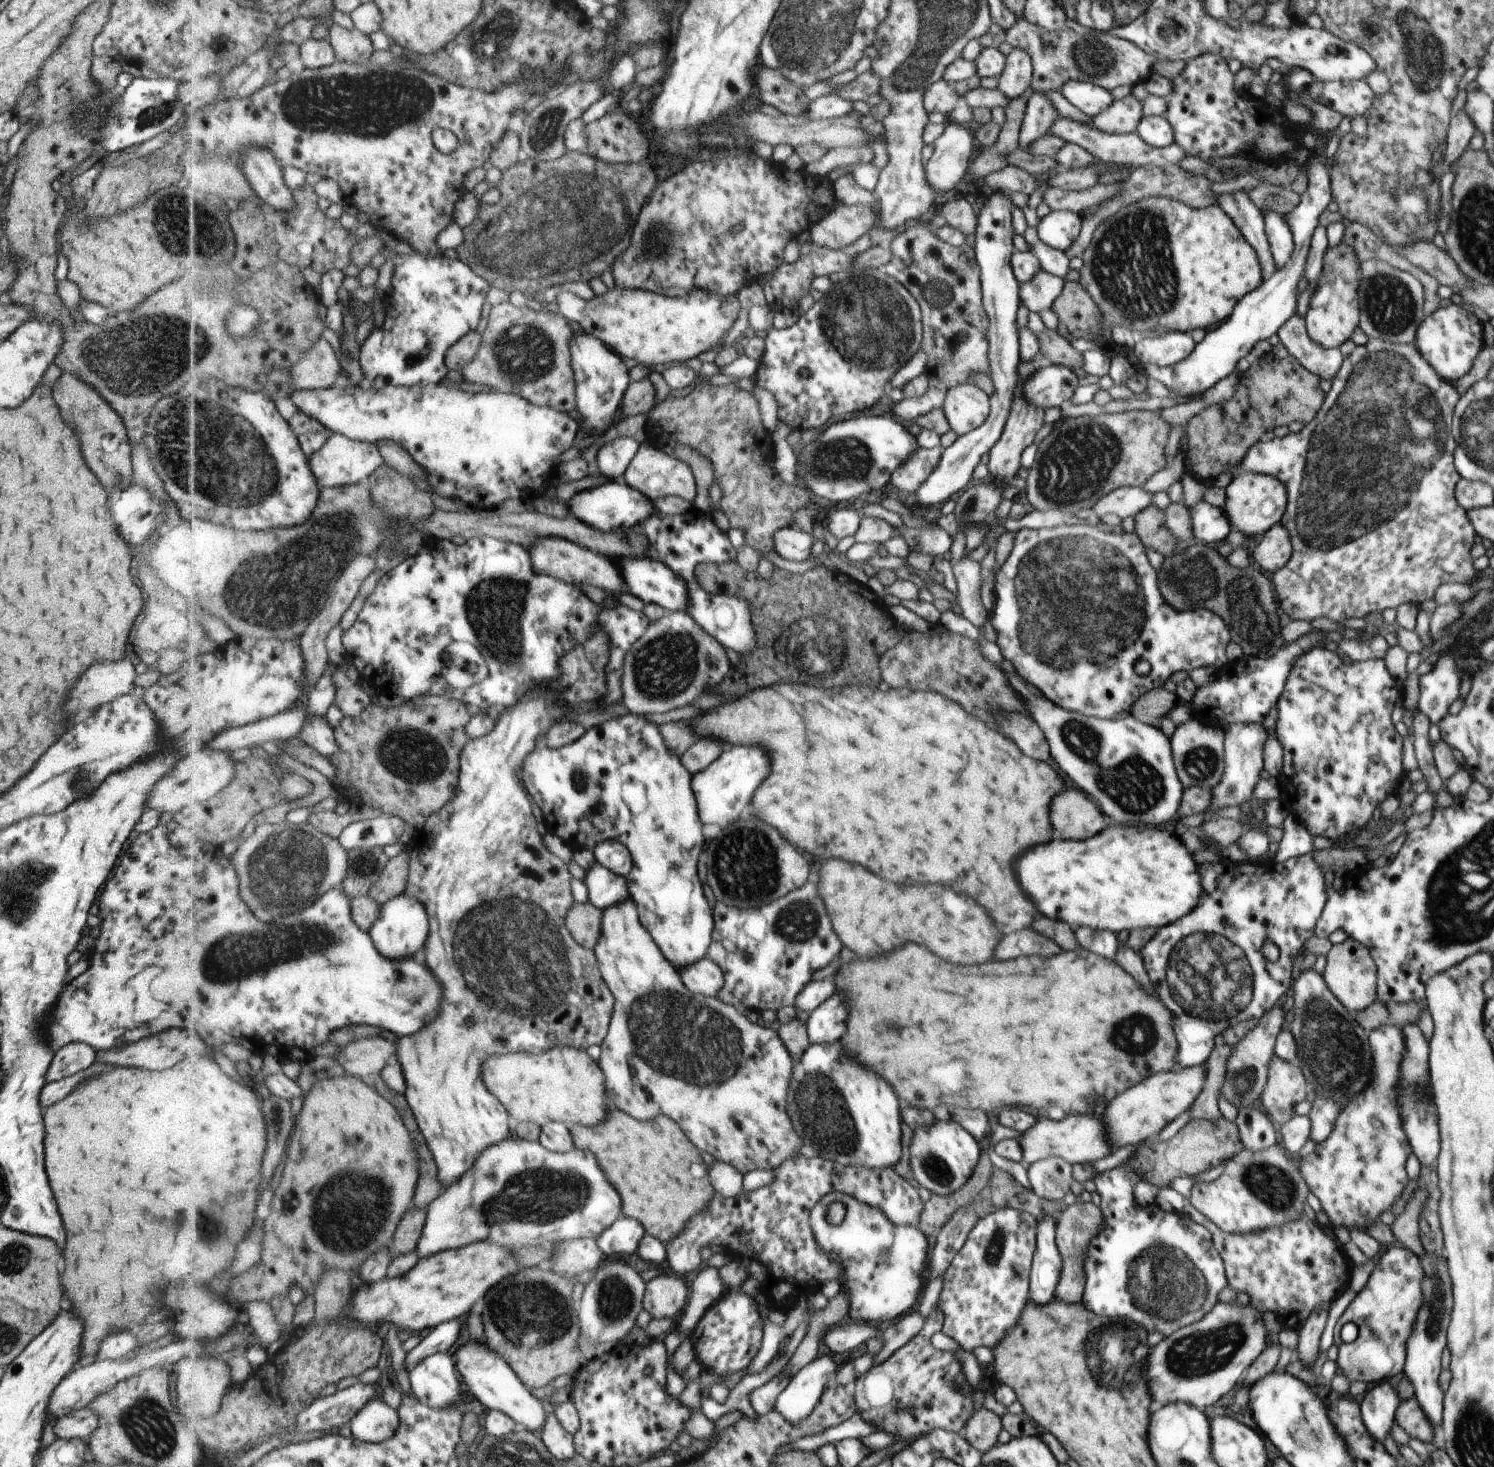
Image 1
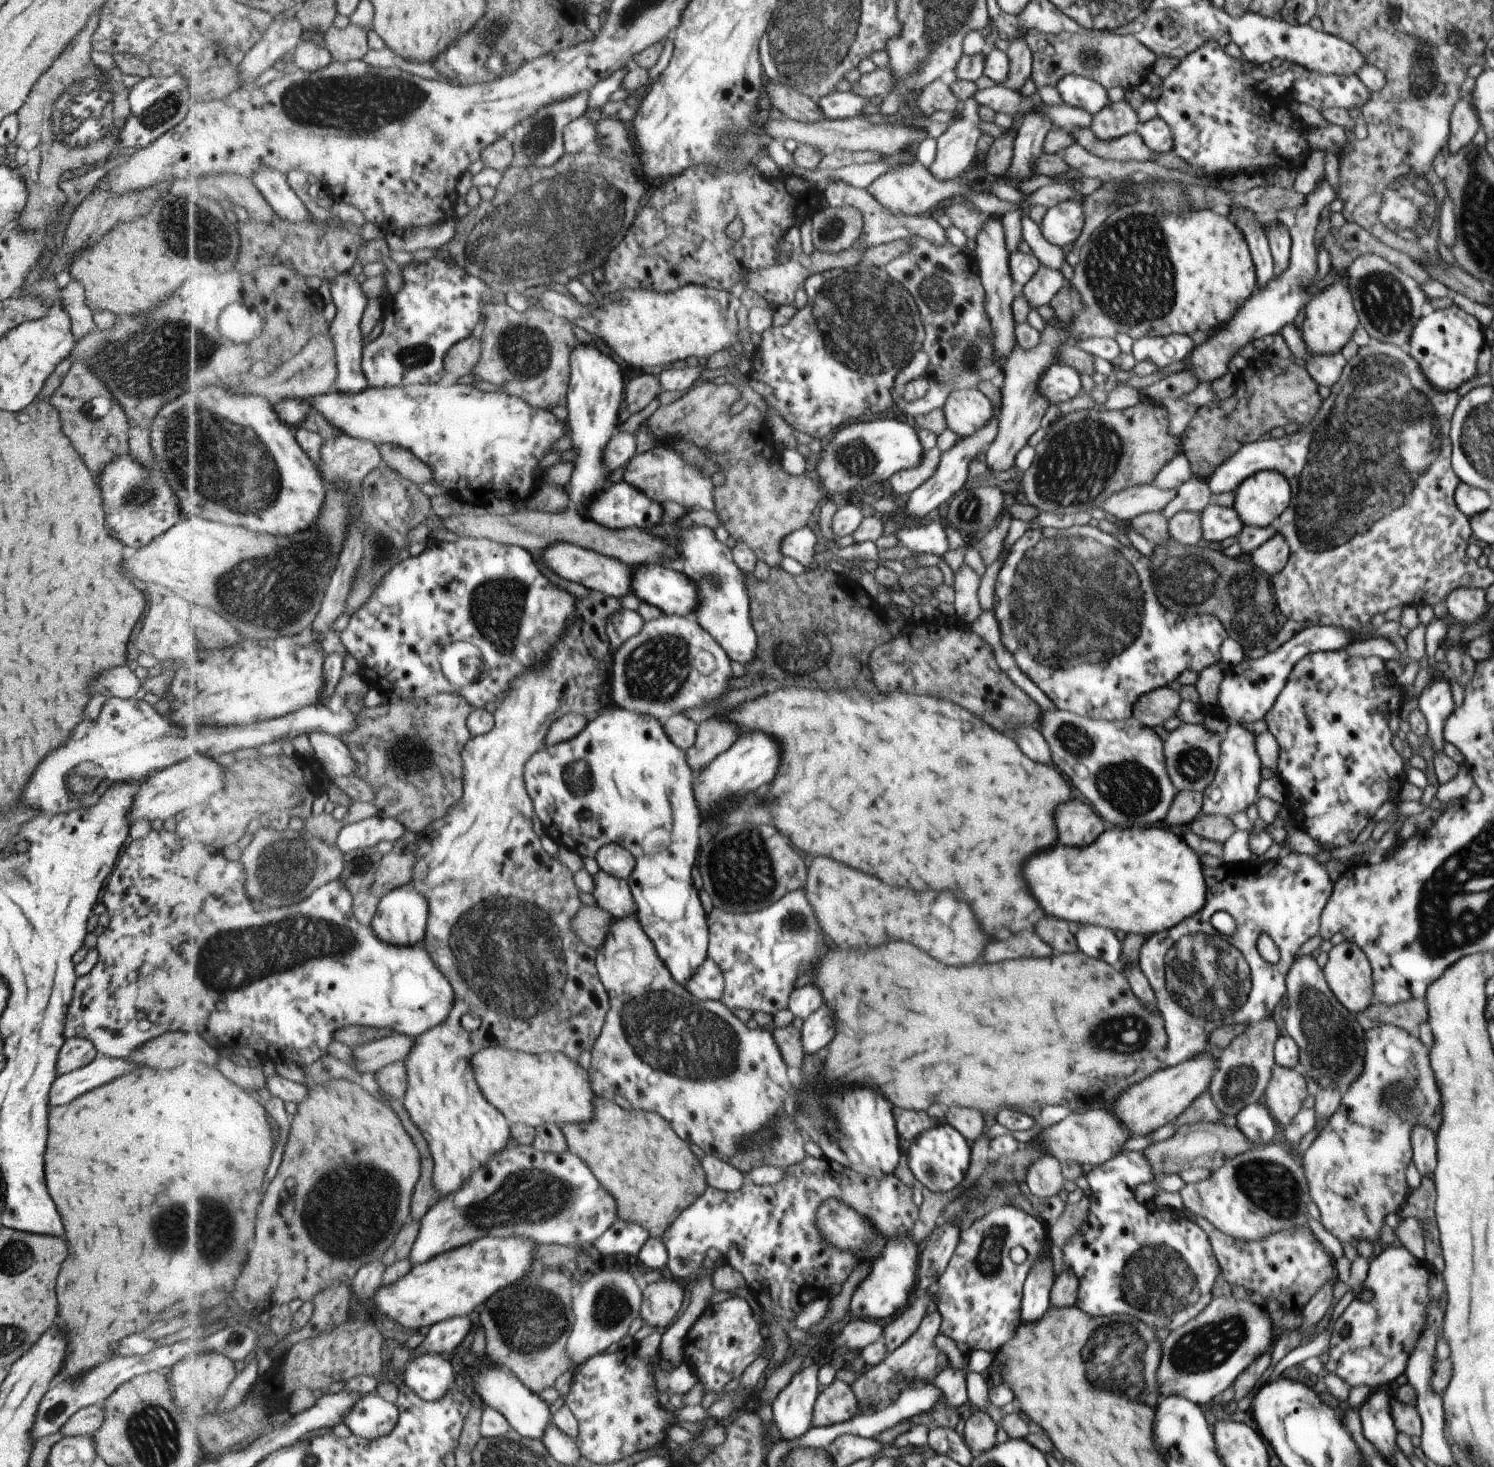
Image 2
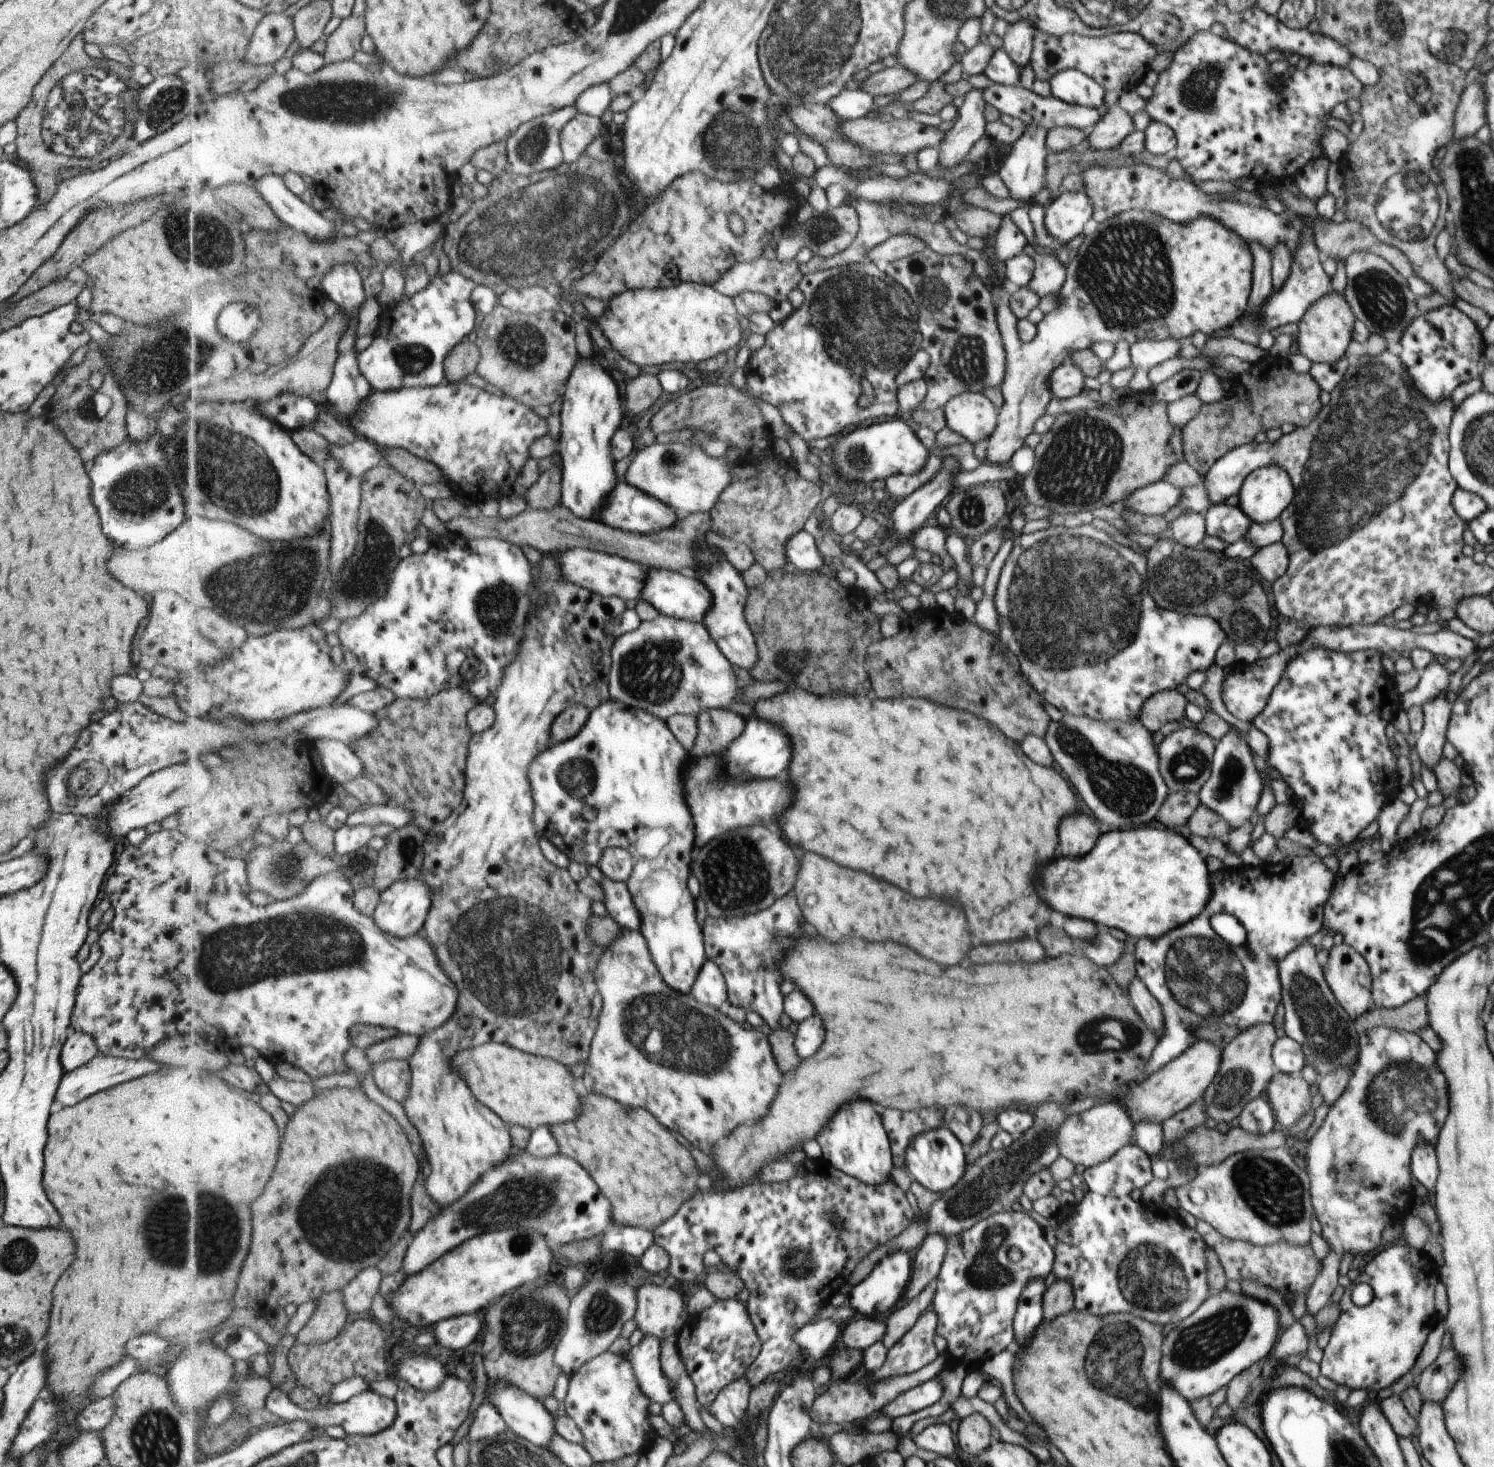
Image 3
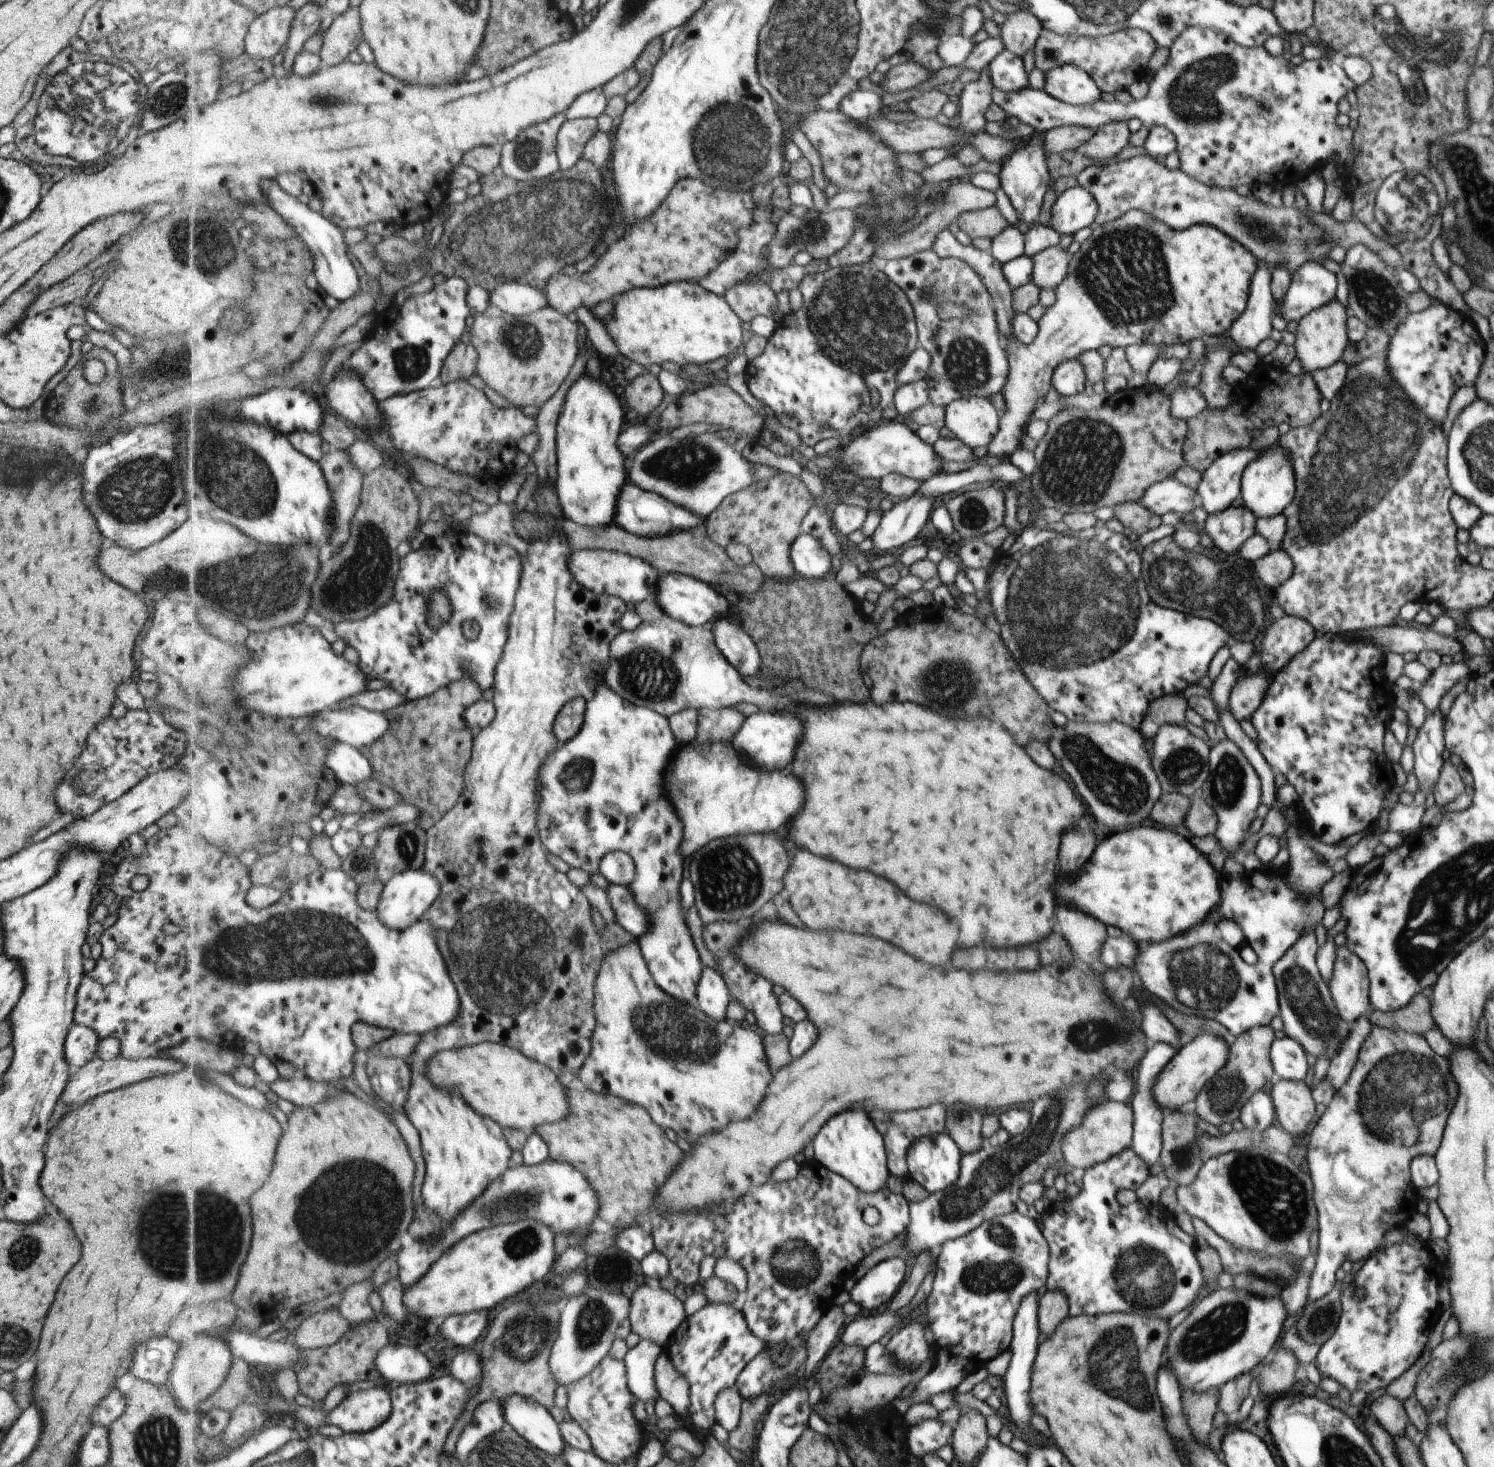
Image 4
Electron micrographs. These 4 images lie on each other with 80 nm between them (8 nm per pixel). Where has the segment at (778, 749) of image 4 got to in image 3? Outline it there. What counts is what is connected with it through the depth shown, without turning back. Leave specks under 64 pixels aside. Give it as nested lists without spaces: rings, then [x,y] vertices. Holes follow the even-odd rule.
[[[754,717],[748,719],[744,734],[732,743],[723,756],[732,772],[736,772],[736,776],[744,776],[745,782],[756,778],[772,780],[788,772],[788,766],[792,762],[792,740],[780,726]]]

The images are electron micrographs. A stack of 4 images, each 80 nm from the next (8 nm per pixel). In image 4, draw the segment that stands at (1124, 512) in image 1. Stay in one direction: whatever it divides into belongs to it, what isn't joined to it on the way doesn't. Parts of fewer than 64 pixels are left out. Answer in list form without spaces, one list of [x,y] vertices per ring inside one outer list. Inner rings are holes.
[[[1170,477],[1148,488],[1140,504],[1157,516],[1174,512],[1186,519],[1192,516],[1197,508],[1196,496],[1197,491],[1184,486],[1175,477]]]

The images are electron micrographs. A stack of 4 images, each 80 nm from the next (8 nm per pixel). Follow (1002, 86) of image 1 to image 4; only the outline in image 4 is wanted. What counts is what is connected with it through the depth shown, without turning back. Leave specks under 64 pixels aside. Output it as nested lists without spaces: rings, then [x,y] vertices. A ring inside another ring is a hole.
[[[1026,10],[1006,14],[1001,29],[1000,38],[1006,49],[1022,57],[1026,52],[1035,49],[1040,34],[1044,30],[1040,20]]]

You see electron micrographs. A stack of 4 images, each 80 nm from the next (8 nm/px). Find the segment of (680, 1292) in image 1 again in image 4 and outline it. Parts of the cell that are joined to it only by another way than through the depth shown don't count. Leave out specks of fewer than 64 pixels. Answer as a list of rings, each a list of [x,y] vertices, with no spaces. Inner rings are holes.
[[[655,1282],[642,1285],[633,1296],[631,1321],[643,1339],[659,1342],[665,1349],[686,1320],[684,1302]]]

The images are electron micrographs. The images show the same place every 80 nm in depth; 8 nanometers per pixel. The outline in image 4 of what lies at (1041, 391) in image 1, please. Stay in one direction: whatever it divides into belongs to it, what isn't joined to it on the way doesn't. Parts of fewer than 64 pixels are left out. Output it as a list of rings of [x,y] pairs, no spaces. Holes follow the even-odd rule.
[[[1077,359],[1064,360],[1055,369],[1051,384],[1062,396],[1074,396],[1089,390],[1084,368]]]

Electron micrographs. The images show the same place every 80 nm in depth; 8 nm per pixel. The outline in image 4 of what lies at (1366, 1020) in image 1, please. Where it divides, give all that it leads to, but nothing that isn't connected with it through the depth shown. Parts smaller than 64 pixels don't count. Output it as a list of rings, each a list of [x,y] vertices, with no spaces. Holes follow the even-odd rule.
[[[1428,992],[1417,995],[1407,1007],[1390,1012],[1378,1012],[1378,1010],[1370,1009],[1366,1015],[1372,1025],[1391,1030],[1423,1035],[1430,1032],[1432,1028],[1436,1028]]]

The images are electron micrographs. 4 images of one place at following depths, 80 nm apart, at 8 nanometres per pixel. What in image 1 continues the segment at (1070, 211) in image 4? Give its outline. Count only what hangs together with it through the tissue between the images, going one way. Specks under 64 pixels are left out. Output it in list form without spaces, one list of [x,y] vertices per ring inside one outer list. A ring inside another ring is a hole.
[[[1051,211],[1037,226],[1038,238],[1049,247],[1065,252],[1082,234],[1083,220],[1079,213]]]

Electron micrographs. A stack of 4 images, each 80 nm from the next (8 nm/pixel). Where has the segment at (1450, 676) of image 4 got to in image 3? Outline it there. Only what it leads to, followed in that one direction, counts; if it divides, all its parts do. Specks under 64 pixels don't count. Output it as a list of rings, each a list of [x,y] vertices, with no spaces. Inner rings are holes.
[[[1432,661],[1420,674],[1420,681],[1416,687],[1400,694],[1400,702],[1403,706],[1423,705],[1433,701],[1441,692],[1448,692],[1448,677],[1450,672],[1438,661]]]

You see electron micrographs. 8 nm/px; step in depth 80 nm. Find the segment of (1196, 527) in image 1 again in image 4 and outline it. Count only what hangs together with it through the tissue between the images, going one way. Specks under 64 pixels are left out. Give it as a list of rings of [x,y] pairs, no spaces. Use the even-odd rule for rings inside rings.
[[[1245,507],[1222,510],[1206,518],[1205,531],[1213,541],[1214,547],[1226,556],[1238,556],[1238,548],[1256,535],[1258,520],[1250,509]]]

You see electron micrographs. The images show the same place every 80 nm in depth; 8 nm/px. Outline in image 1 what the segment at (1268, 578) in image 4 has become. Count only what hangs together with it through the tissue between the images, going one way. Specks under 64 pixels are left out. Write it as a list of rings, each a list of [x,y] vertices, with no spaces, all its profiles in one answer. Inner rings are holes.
[[[1280,522],[1272,526],[1270,531],[1263,533],[1258,540],[1258,544],[1252,549],[1252,556],[1255,556],[1255,561],[1258,567],[1267,575],[1280,570],[1290,560],[1292,554],[1292,543],[1290,540],[1287,528]]]

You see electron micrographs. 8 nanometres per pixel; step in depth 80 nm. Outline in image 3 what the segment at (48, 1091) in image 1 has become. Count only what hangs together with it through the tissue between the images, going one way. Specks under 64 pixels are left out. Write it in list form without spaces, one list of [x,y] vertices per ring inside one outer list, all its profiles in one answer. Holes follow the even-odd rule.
[[[99,1052],[90,1062],[63,1074],[63,1079],[60,1080],[54,1098],[56,1102],[60,1102],[64,1107],[74,1106],[87,1096],[92,1096],[97,1092],[112,1088],[117,1084],[128,1082],[133,1078],[138,1078],[149,1072],[154,1072],[160,1067],[162,1065],[146,1057],[141,1059],[127,1059],[124,1057],[108,1056],[100,1054]]]

